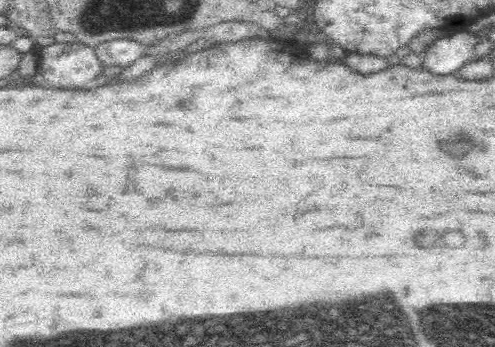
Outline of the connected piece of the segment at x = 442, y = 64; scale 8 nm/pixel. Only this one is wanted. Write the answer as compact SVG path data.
M449 32L424 50L422 66L434 74L456 72L466 62L476 58L474 48L479 41L476 32Z

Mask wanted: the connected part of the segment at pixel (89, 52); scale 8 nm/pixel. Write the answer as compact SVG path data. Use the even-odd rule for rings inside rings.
M78 41L36 47L37 70L50 88L84 88L96 80L106 67L99 61L95 47Z

